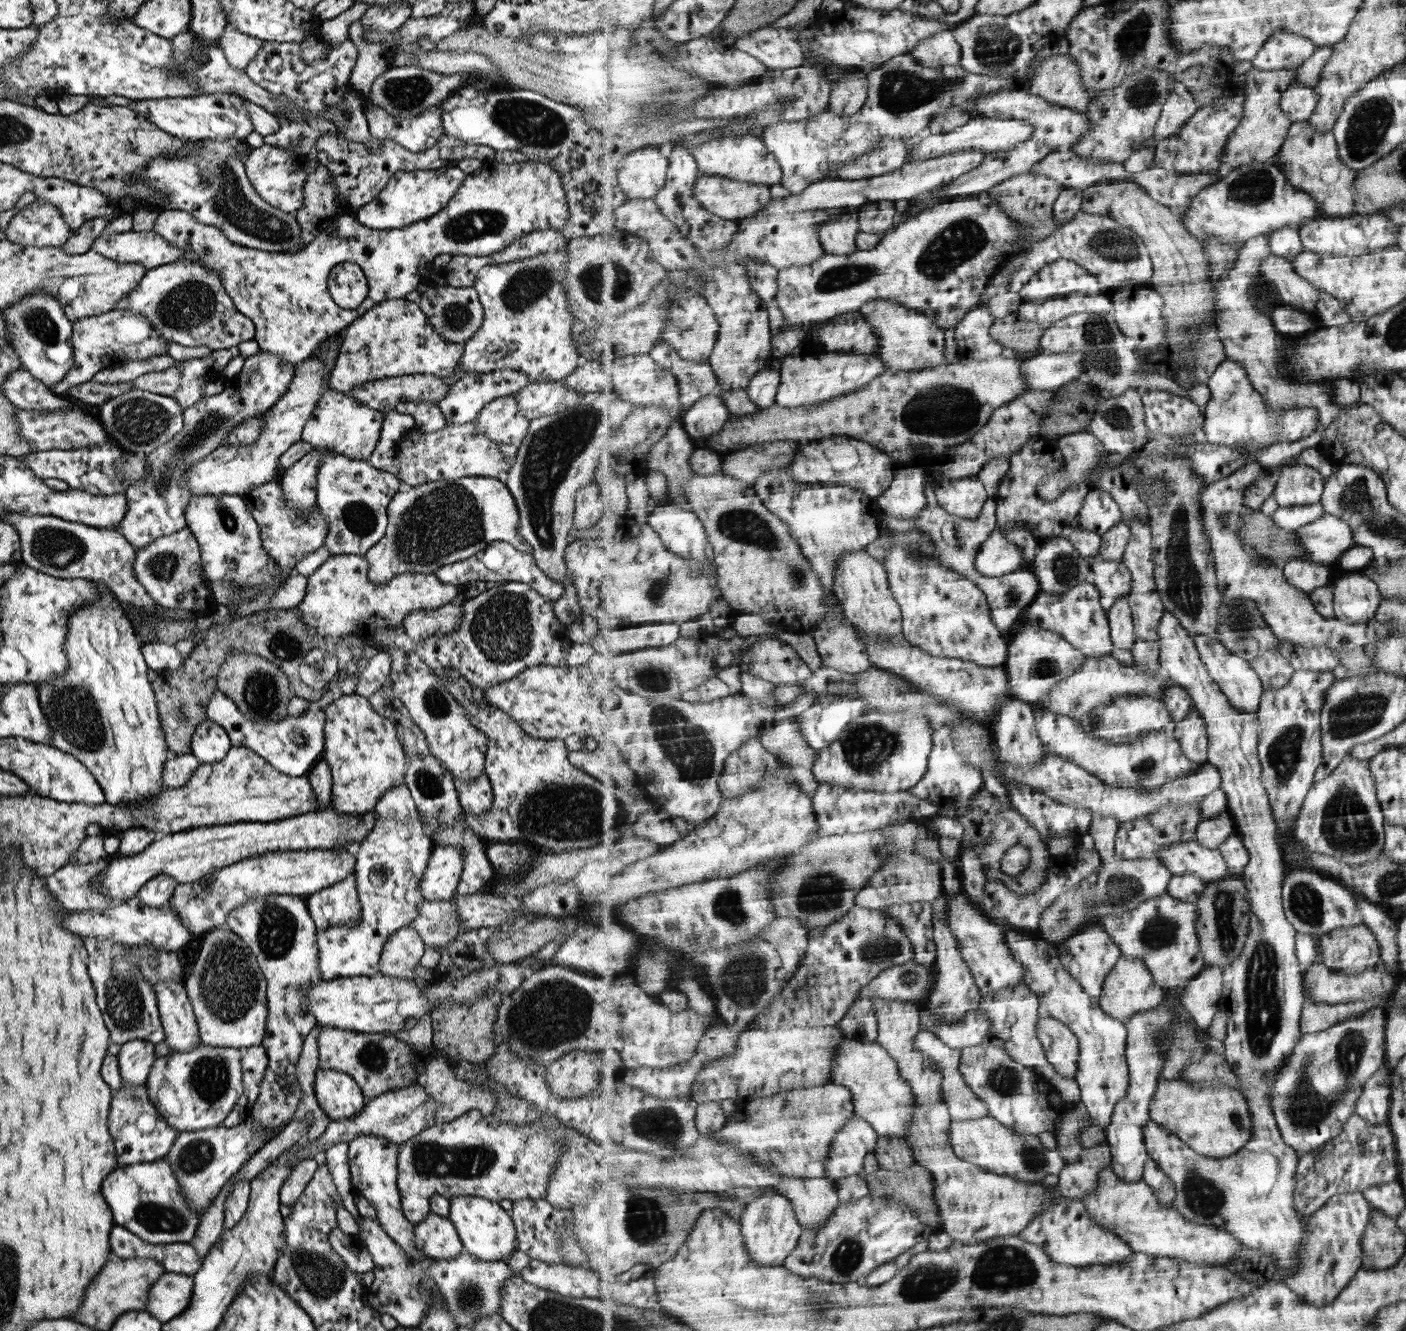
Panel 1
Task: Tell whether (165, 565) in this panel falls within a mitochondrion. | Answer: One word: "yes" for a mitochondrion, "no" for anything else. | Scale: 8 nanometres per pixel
yes

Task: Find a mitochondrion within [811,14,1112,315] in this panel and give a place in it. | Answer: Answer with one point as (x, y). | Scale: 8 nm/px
(961, 240)

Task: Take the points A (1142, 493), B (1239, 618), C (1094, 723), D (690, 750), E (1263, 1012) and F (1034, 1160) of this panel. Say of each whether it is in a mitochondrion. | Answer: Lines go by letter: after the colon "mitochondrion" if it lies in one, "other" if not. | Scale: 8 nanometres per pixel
A: other
B: mitochondrion
C: other
D: mitochondrion
E: mitochondrion
F: mitochondrion

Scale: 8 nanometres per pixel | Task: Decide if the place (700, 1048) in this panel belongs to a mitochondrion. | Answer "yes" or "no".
no

